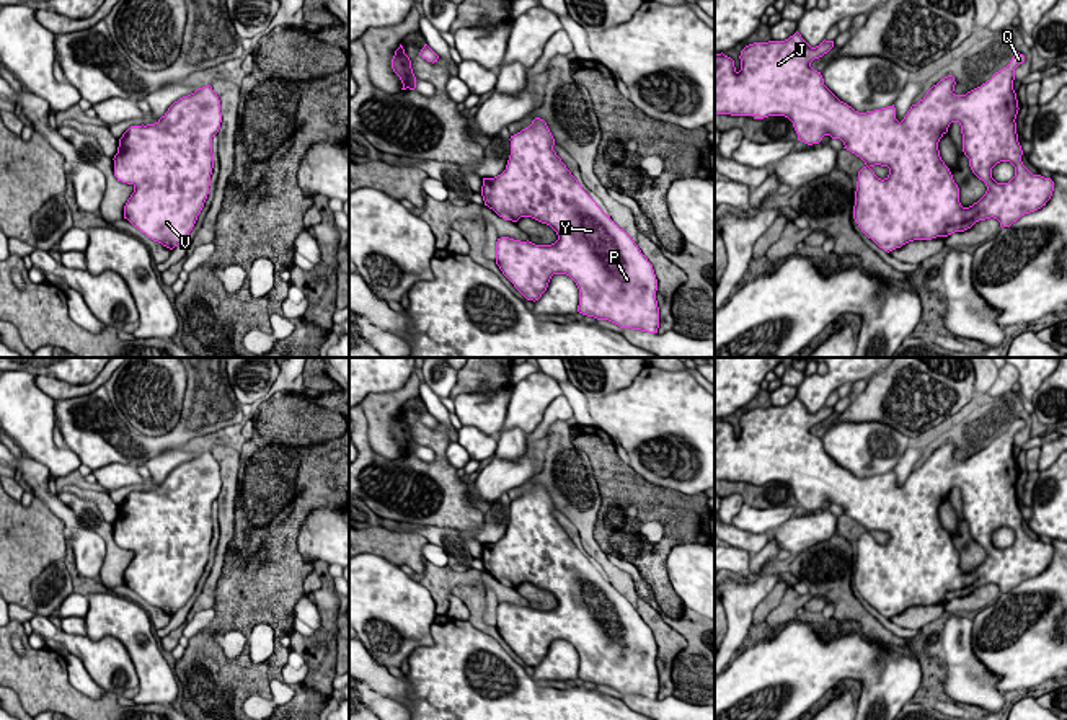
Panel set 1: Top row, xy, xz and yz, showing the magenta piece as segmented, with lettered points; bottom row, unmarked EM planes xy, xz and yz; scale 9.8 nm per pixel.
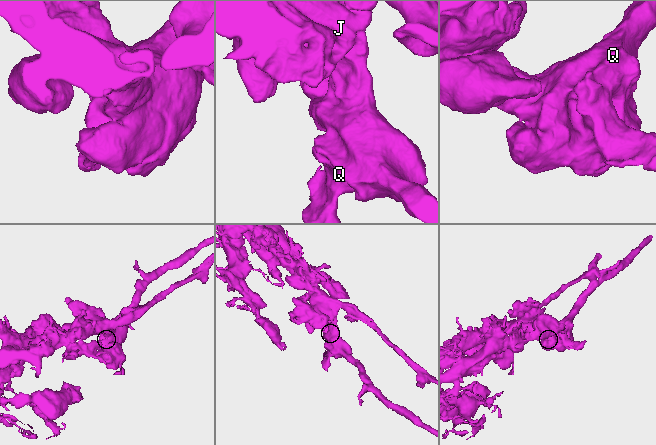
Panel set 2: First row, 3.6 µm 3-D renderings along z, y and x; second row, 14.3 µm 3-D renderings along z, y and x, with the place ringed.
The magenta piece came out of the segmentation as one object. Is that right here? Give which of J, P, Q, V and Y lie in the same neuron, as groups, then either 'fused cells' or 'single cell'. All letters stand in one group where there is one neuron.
groups J P Q V / Y; fused cells

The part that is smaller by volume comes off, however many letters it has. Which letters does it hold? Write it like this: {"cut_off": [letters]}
{"cut_off": ["Y"]}

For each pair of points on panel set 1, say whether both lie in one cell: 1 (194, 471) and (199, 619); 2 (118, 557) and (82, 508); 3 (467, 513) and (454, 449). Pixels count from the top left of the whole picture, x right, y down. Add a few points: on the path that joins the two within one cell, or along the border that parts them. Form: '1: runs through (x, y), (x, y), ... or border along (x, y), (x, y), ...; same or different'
1: border along (211, 608), (199, 609), (186, 622); different
2: runs through (110, 546), (108, 534), (93, 520); same
3: border along (451, 441), (447, 459), (457, 469); different

